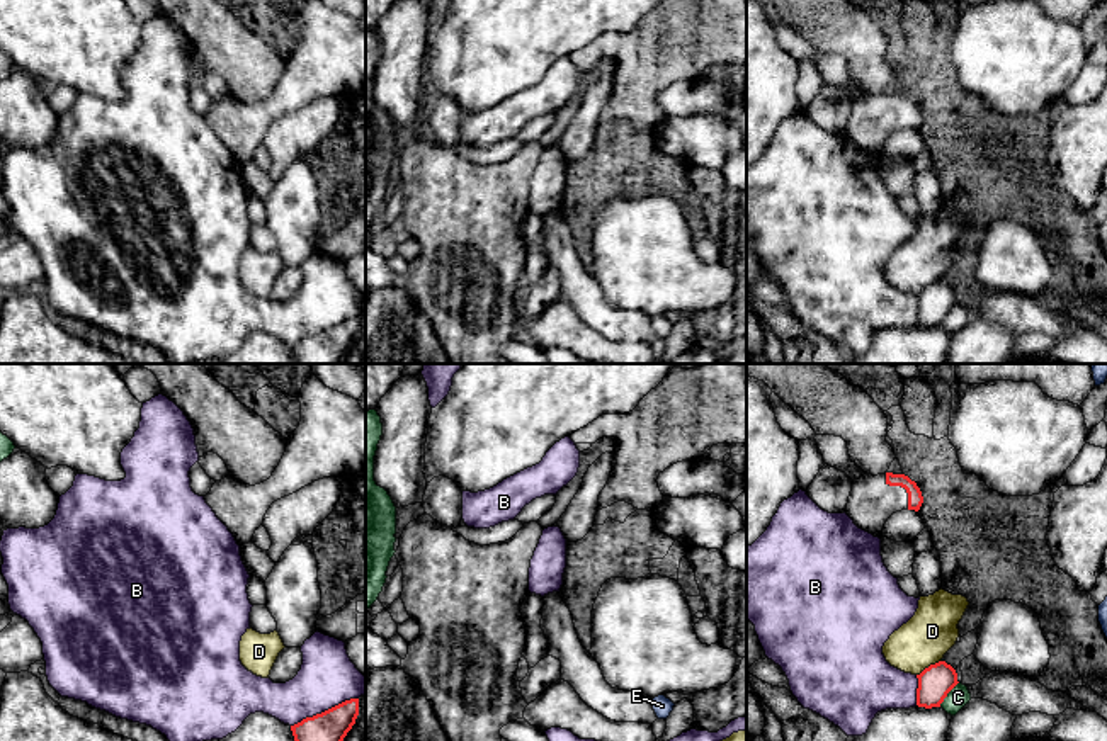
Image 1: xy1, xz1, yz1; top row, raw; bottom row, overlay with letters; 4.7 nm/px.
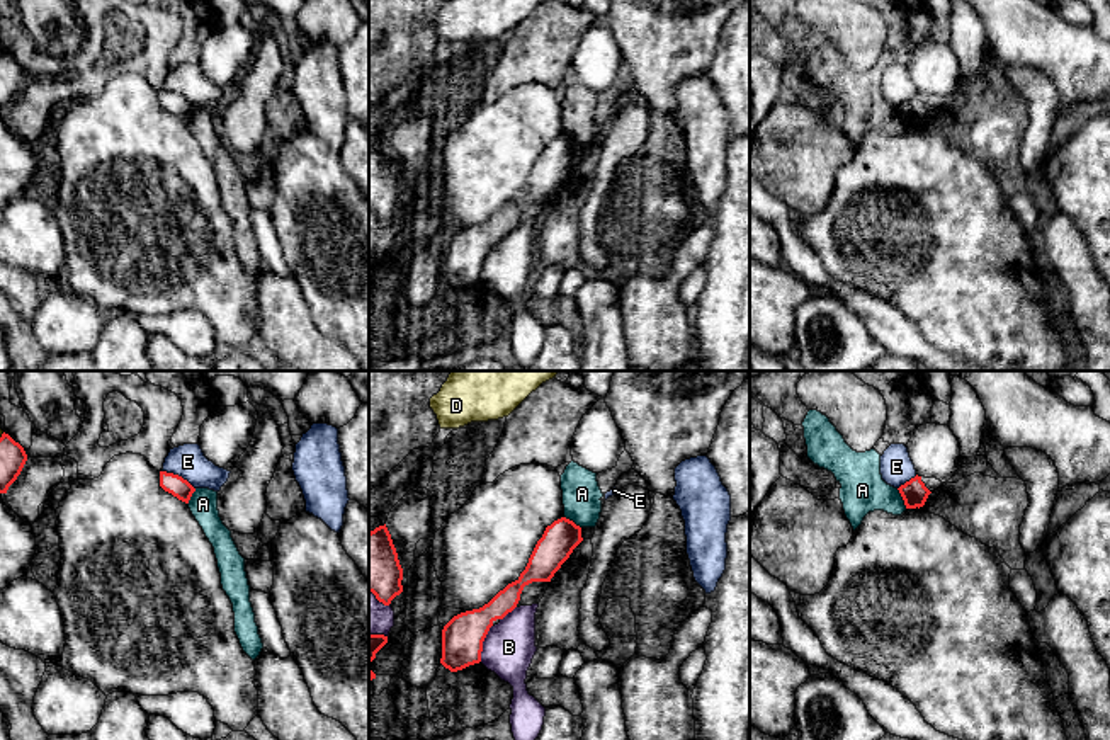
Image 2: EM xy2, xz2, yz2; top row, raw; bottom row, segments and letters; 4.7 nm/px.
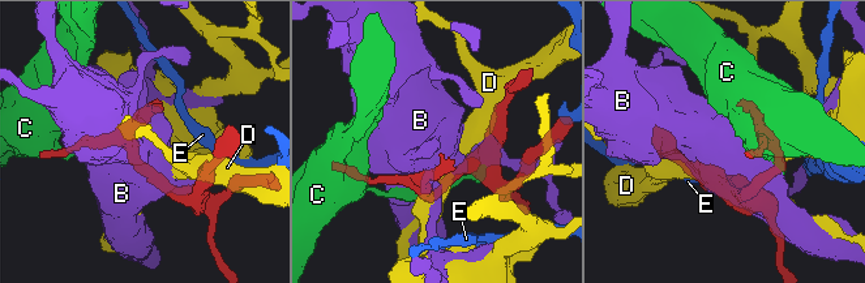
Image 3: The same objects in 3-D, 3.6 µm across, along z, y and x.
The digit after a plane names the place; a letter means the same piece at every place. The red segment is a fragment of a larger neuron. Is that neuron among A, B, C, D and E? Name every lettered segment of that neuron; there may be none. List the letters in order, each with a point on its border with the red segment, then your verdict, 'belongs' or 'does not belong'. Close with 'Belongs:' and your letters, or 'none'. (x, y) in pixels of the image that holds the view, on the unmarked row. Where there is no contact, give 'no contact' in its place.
A: yz2 (903, 118) | does not belong
B: xy1 (325, 330) | does not belong
C: yz1 (948, 311) | does not belong
D: yz1 (931, 284) | does not belong
E: xy2 (177, 94) | does not belong
Belongs: none

